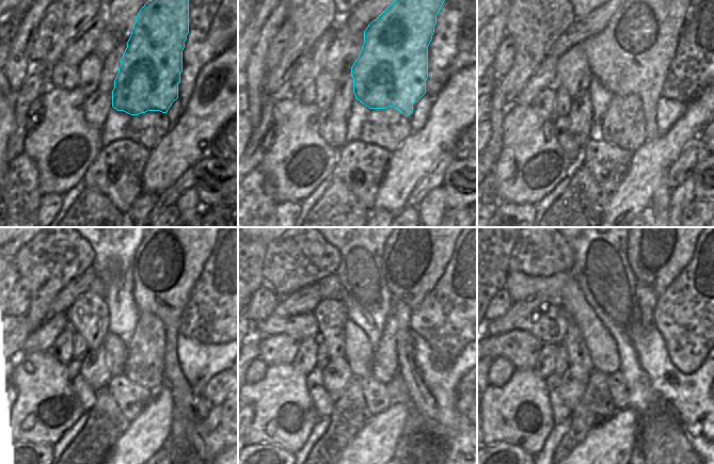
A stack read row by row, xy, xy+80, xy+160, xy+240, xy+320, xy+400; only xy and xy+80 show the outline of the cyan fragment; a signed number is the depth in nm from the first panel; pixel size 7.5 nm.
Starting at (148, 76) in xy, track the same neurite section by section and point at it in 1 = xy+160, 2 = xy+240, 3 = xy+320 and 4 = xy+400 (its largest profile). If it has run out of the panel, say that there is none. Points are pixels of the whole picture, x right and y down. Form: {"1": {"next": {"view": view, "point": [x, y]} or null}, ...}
{"1": {"next": {"view": "xy+160", "point": [632, 54]}}, "2": {"next": {"view": "xy+240", "point": [169, 261]}}, "3": {"next": {"view": "xy+320", "point": [416, 253]}}, "4": {"next": {"view": "xy+400", "point": [657, 249]}}}

